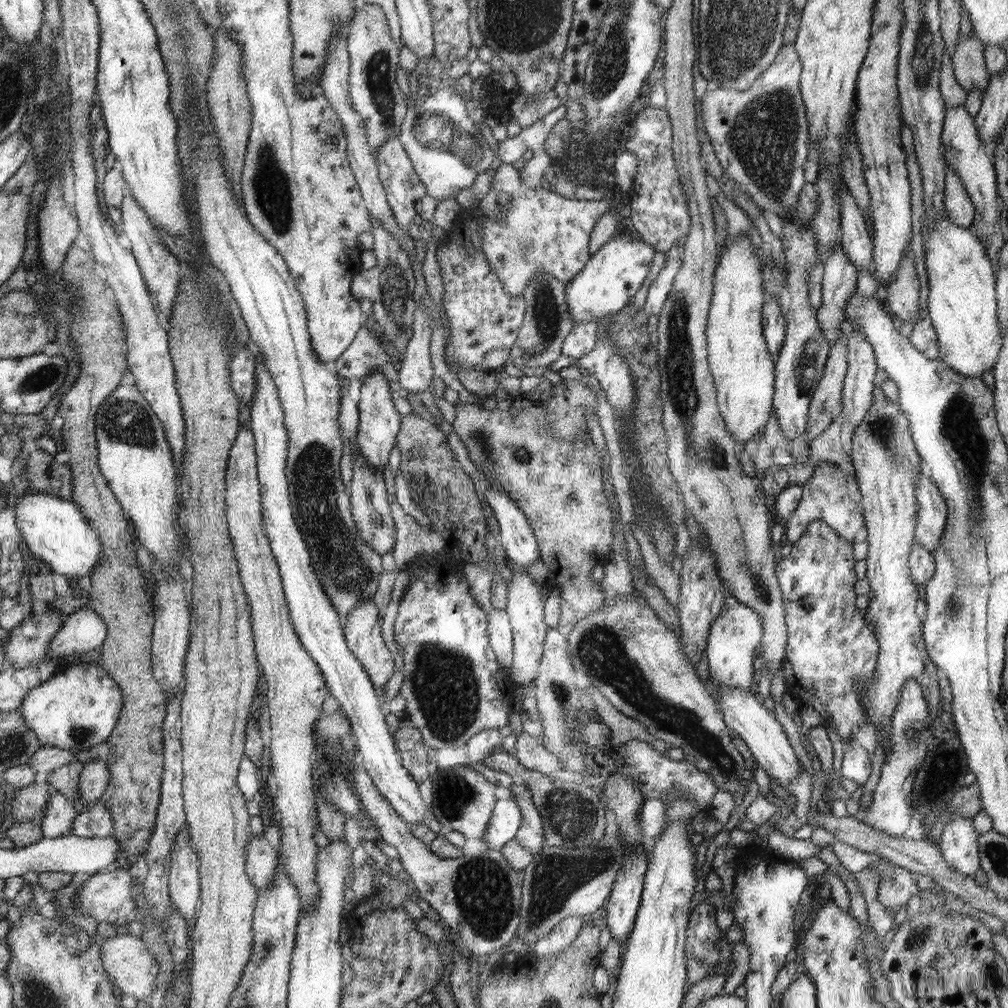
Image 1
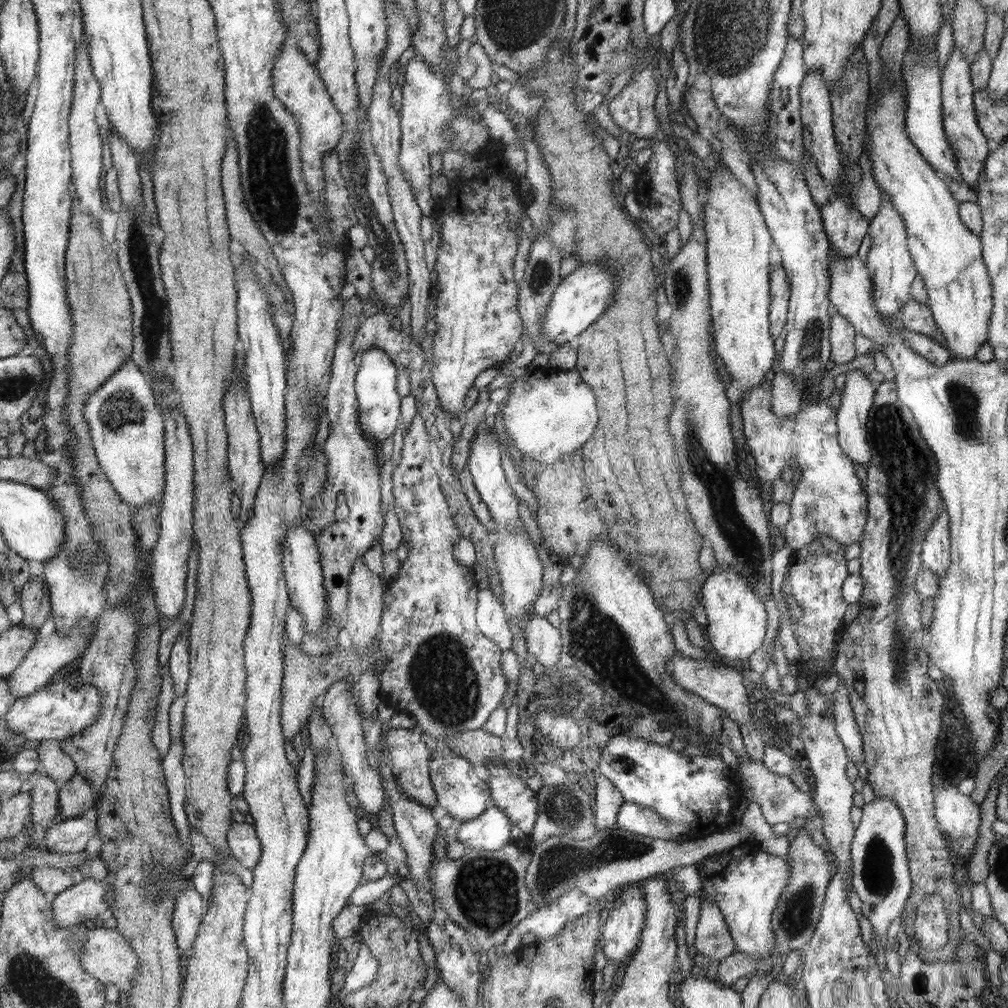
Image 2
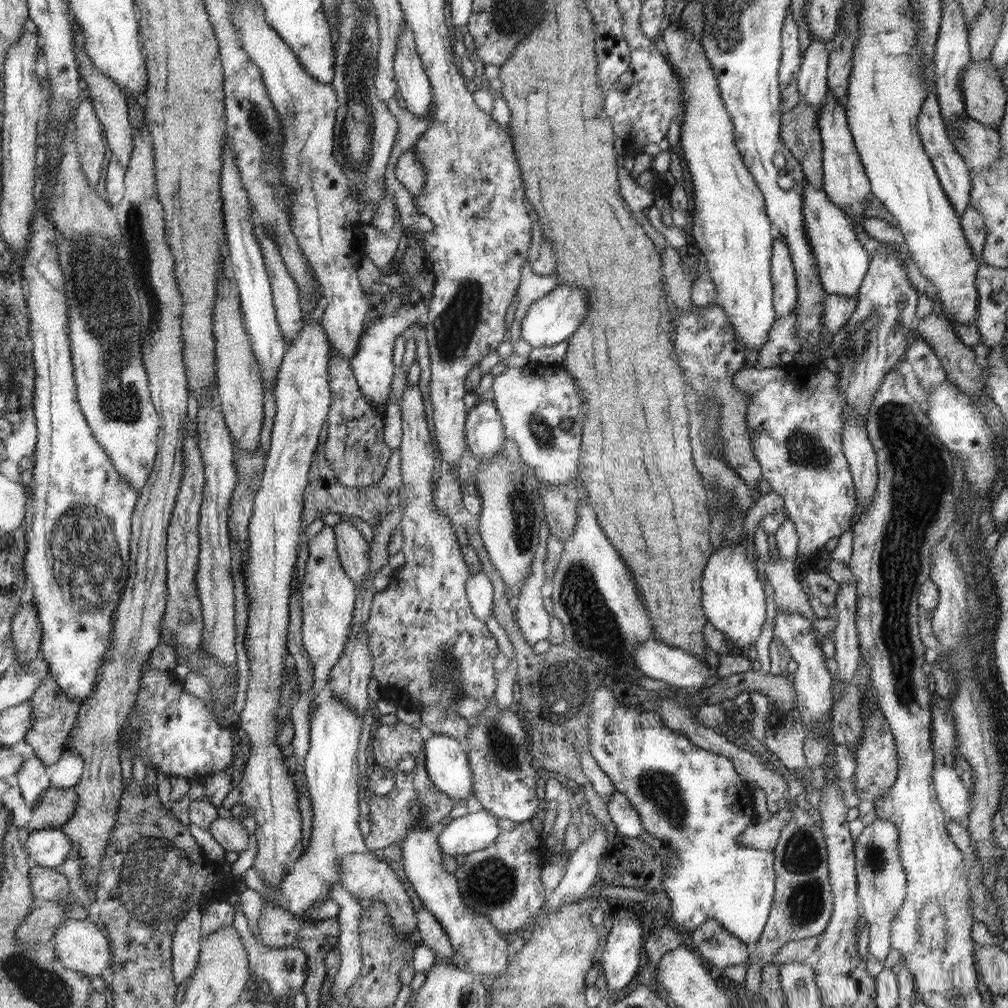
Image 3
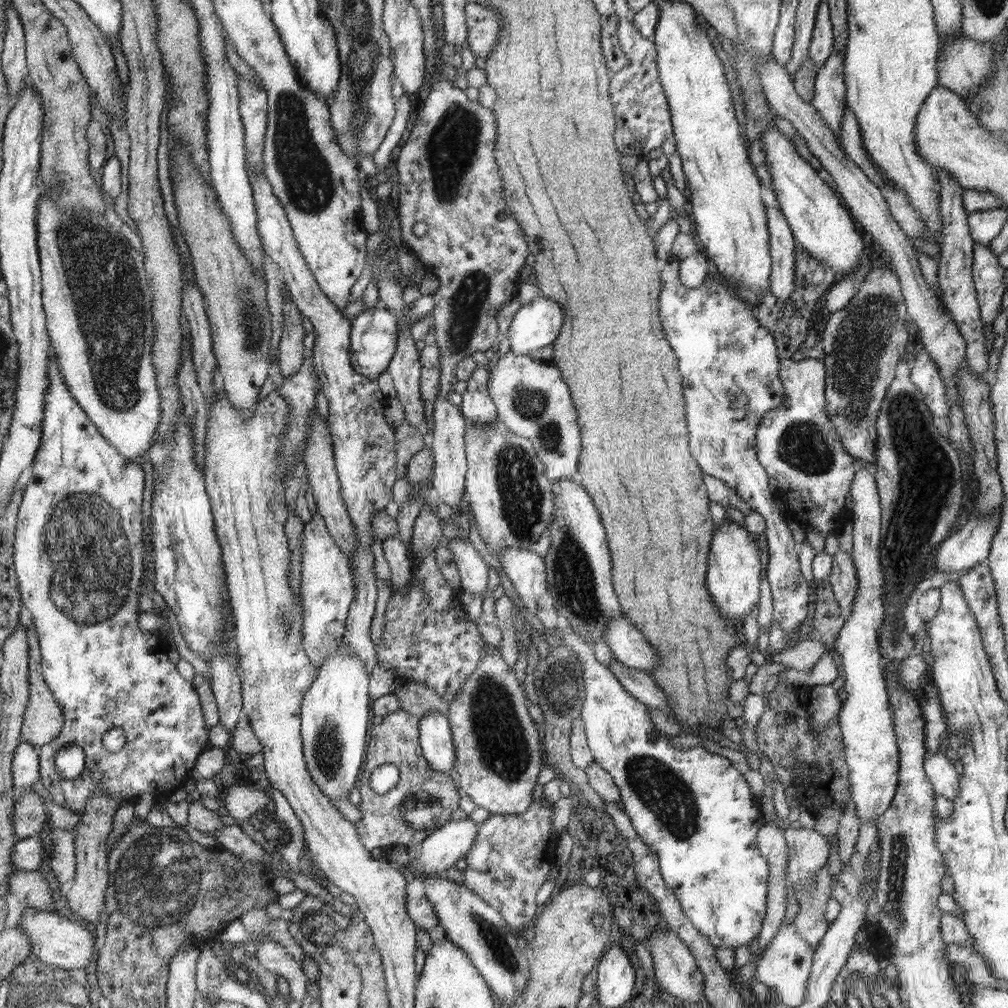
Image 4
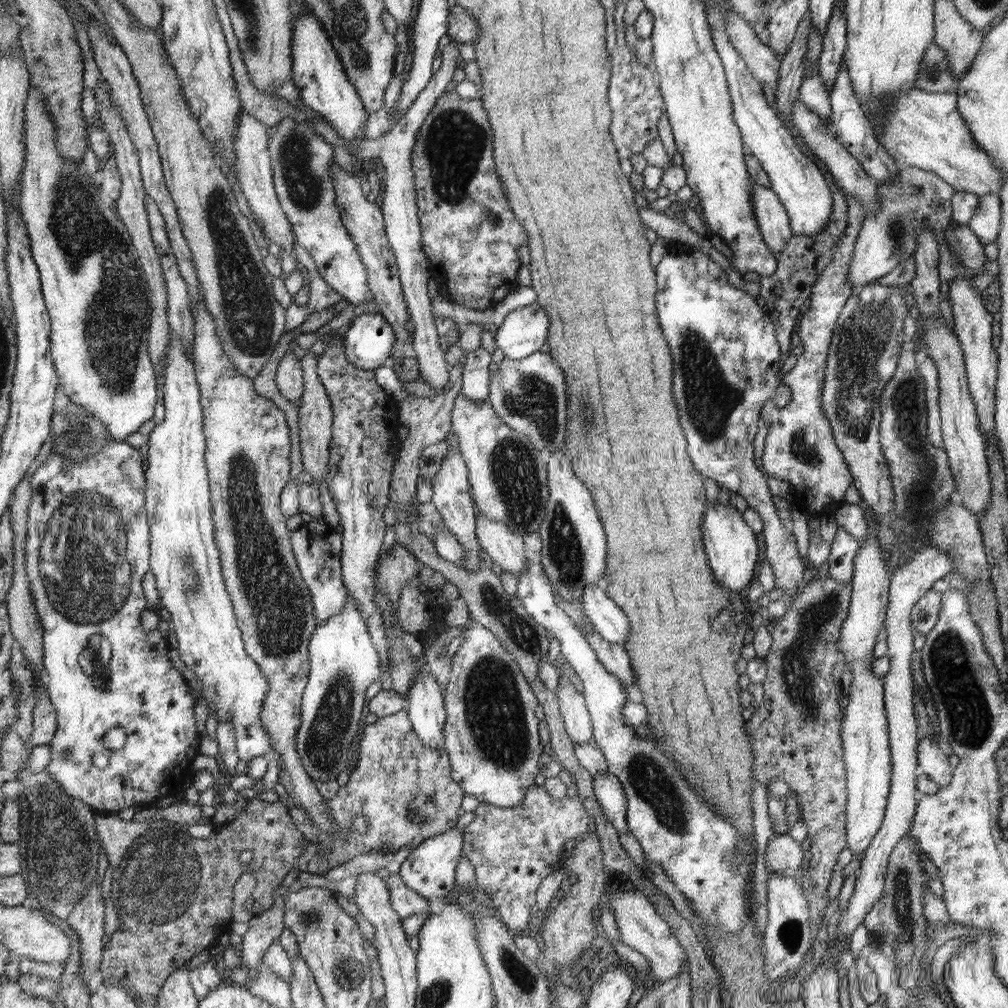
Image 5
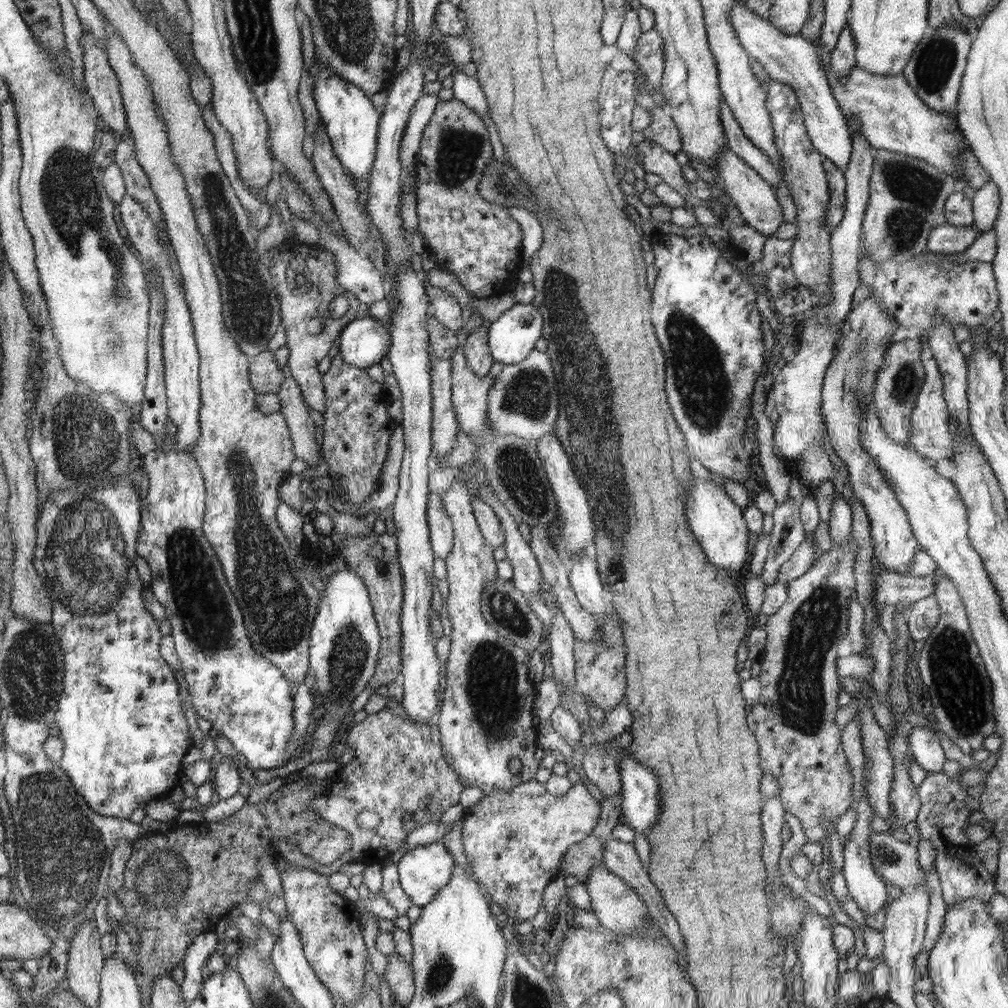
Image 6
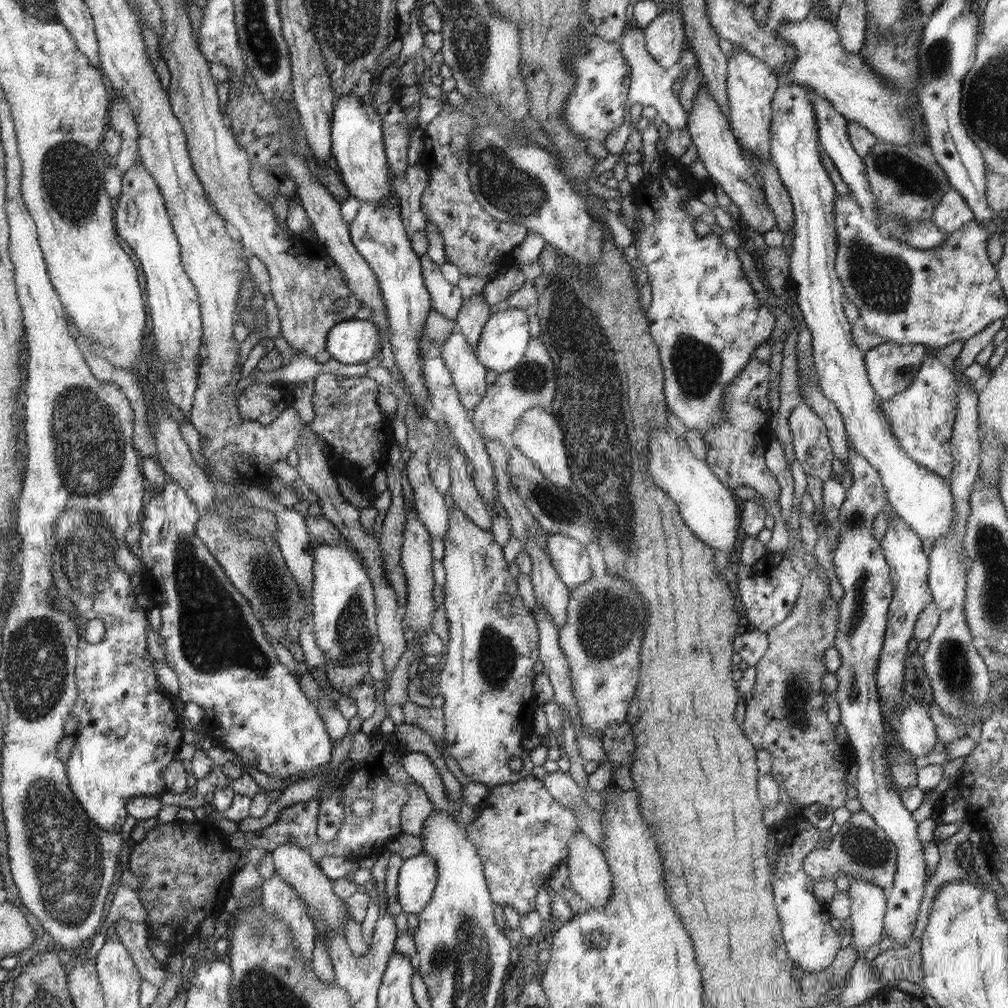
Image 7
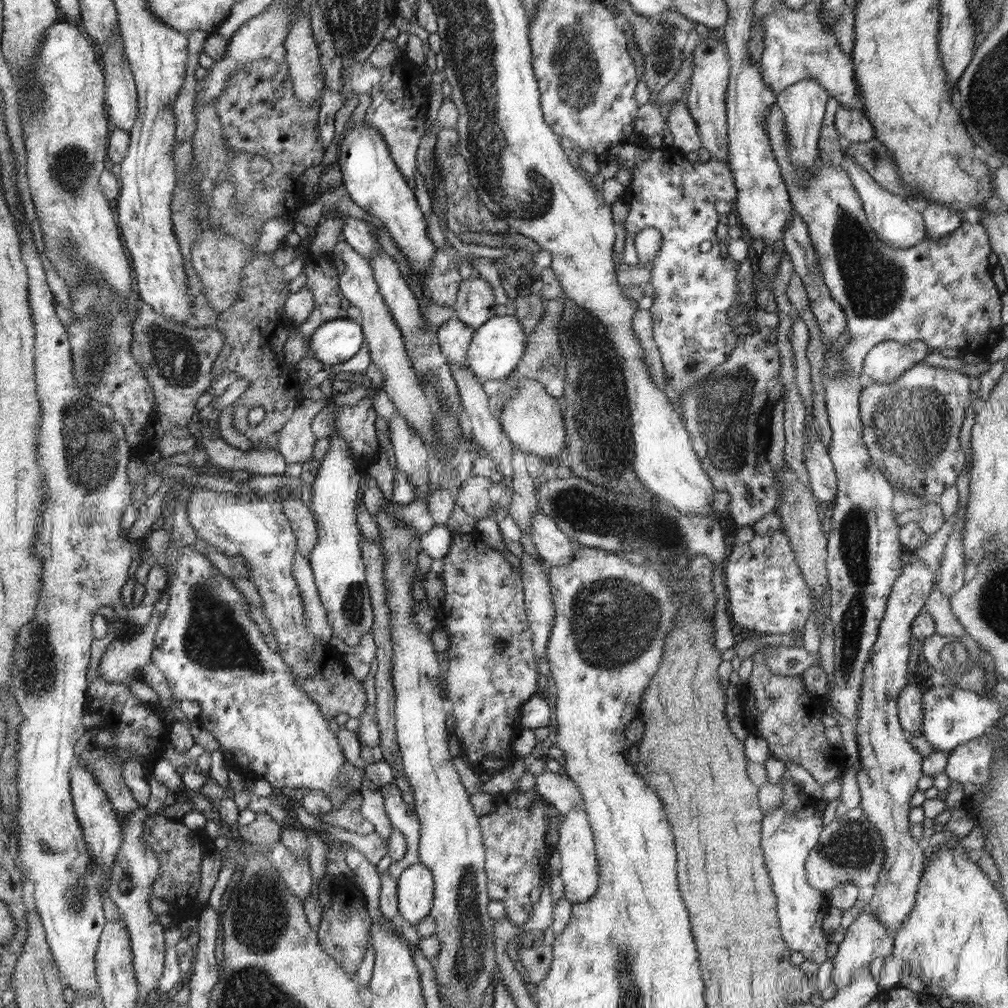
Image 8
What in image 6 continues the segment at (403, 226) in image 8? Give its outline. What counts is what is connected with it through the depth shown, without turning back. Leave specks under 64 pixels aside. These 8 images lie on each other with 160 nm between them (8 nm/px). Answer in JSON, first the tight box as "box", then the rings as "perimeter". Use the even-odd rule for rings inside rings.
{"box":[314,63,381,178],"perimeter":[[[316,63],[314,100],[320,114],[323,128],[332,141],[338,160],[354,178],[368,178],[377,156],[377,143],[381,112],[376,110],[370,96],[358,85],[340,79],[327,66]]]}

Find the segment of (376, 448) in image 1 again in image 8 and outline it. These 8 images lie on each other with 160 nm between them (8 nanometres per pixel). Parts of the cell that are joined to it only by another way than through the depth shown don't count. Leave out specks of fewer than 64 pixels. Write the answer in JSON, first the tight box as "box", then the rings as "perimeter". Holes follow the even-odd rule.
{"box":[307,320,364,367],"perimeter":[[[329,320],[322,323],[308,338],[307,352],[329,367],[352,359],[364,340],[364,329],[358,320]]]}

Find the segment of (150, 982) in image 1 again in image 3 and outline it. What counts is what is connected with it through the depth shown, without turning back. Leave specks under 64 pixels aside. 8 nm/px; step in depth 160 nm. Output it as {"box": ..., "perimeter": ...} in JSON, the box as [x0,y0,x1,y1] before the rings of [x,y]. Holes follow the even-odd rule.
{"box":[53,917,112,976],"perimeter":[[[66,917],[63,923],[60,923],[53,936],[54,952],[57,953],[59,961],[66,968],[76,973],[82,973],[84,976],[101,976],[104,968],[111,968],[112,964],[112,944],[109,943],[109,937],[102,933],[96,924],[88,920],[76,920]]]}

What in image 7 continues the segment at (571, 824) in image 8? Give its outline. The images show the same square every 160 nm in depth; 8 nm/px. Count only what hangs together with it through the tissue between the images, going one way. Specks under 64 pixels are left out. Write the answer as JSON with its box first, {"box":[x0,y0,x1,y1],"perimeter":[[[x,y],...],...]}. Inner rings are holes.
{"box":[566,829,613,910],"perimeter":[[[578,829],[566,858],[571,887],[589,910],[603,907],[611,897],[613,878],[602,850]]]}

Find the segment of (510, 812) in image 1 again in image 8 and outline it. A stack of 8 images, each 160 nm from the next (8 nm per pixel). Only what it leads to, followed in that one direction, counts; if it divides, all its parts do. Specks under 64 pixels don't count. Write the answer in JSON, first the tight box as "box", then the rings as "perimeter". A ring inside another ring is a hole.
{"box":[397,864,436,926],"perimeter":[[[411,864],[397,878],[399,913],[412,926],[420,924],[433,910],[436,881],[426,865]]]}

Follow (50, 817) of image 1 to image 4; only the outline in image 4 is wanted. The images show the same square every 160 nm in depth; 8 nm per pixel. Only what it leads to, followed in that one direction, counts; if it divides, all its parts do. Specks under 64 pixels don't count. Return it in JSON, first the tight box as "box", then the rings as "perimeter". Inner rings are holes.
{"box":[13,742,40,787],"perimeter":[[[28,742],[18,744],[13,762],[14,787],[35,787],[40,783],[40,760],[38,748]]]}

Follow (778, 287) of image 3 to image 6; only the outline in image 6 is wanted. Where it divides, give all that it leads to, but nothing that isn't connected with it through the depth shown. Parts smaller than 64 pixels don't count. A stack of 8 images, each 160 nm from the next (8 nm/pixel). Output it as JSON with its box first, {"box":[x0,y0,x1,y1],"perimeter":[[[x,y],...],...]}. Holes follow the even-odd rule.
{"box":[717,145,784,238],"perimeter":[[[728,145],[721,150],[717,158],[717,175],[723,189],[734,206],[740,211],[744,223],[760,232],[766,238],[773,237],[776,230],[784,224],[782,209],[773,189],[749,164],[746,164]]]}

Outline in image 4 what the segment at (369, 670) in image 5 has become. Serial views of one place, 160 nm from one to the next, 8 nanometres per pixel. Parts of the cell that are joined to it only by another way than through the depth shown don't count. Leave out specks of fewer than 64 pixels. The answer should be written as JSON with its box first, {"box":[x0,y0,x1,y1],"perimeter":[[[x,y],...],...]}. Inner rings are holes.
{"box":[301,642,371,804],"perimeter":[[[340,642],[335,651],[319,666],[317,678],[305,692],[304,703],[301,706],[301,738],[304,742],[306,765],[318,788],[321,788],[334,804],[348,796],[348,792],[356,787],[356,776],[362,770],[362,760],[365,760],[364,750],[368,750],[366,734],[370,726],[370,698],[368,698],[370,676],[371,672],[363,665],[363,660]]]}

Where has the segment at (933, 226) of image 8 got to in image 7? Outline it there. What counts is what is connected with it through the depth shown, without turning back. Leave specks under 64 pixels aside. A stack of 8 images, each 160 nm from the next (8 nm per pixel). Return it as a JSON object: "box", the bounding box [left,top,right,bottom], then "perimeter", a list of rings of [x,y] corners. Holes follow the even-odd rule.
{"box":[931,188,974,234],"perimeter":[[[950,188],[934,207],[931,218],[931,222],[940,231],[950,234],[974,221],[974,213],[962,195],[956,189]]]}

